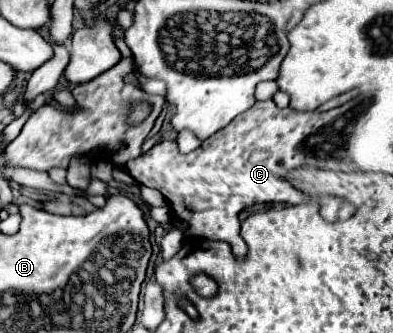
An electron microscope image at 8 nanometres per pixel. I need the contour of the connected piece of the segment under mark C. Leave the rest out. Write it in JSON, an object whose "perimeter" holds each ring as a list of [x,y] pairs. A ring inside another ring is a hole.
{"perimeter":[[[362,98],[328,112],[294,112],[292,108],[278,108],[272,100],[256,102],[230,126],[216,132],[210,140],[204,140],[198,150],[180,154],[174,140],[162,140],[138,160],[130,160],[126,170],[138,184],[164,194],[174,216],[190,224],[186,236],[228,242],[233,254],[244,256],[248,247],[240,237],[238,220],[244,208],[260,202],[298,204],[306,200],[286,182],[284,176],[288,170],[304,164],[332,168],[336,162],[348,164],[348,170],[358,170],[348,142],[356,126],[354,120],[358,120],[360,114]],[[314,154],[324,158],[314,158]]]}

